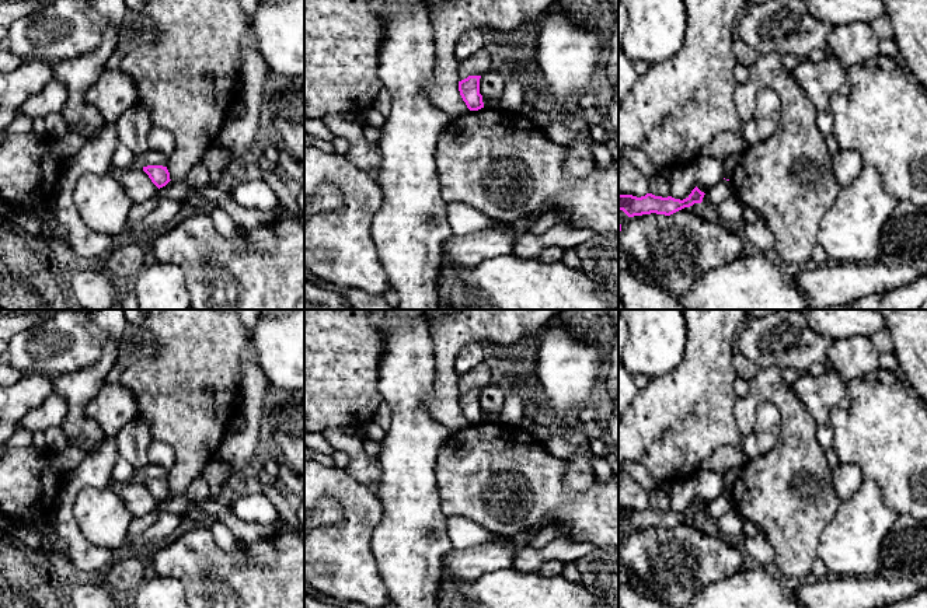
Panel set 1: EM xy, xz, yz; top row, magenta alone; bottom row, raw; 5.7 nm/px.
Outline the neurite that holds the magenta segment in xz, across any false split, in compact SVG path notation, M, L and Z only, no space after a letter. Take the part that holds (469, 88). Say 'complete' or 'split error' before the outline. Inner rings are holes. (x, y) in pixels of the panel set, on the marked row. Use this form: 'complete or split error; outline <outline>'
complete; outline M468 76L459 81L459 91L470 111L478 111L484 108L482 95L480 94L481 76Z

